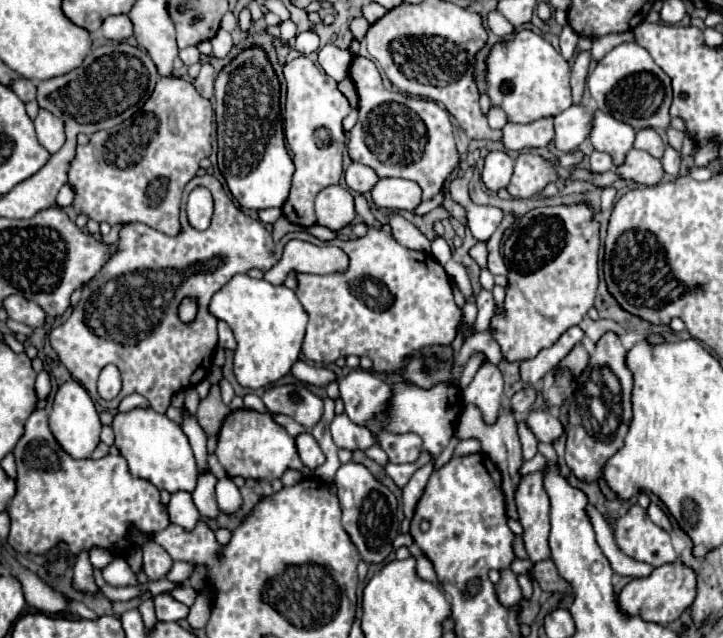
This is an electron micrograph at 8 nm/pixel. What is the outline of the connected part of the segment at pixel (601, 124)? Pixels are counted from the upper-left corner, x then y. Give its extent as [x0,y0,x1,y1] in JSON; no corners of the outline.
[590,110,634,166]

